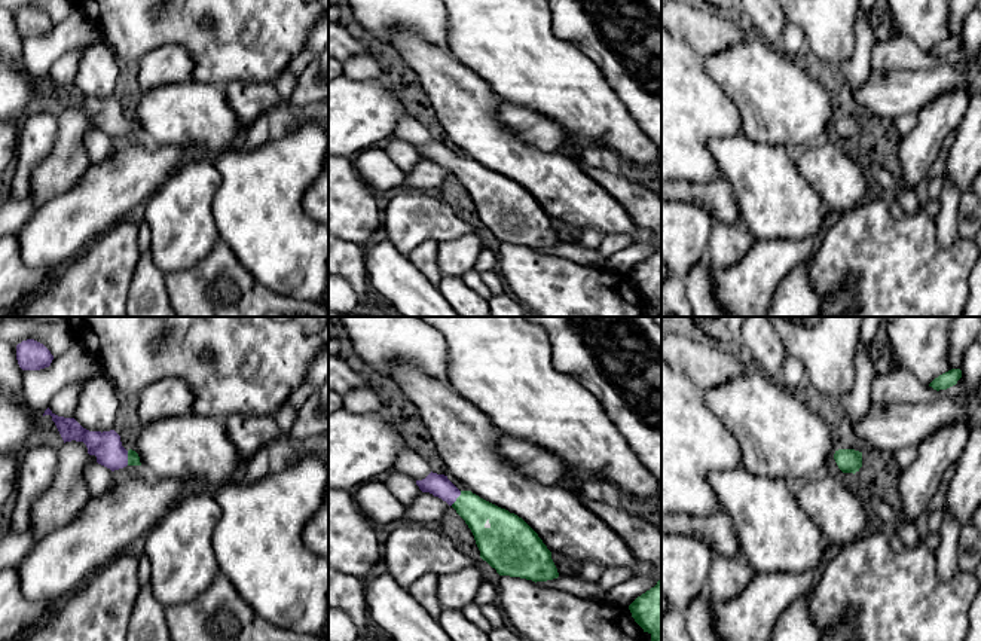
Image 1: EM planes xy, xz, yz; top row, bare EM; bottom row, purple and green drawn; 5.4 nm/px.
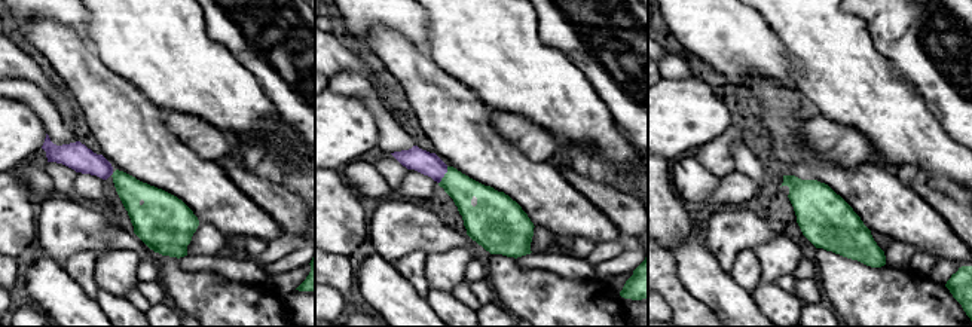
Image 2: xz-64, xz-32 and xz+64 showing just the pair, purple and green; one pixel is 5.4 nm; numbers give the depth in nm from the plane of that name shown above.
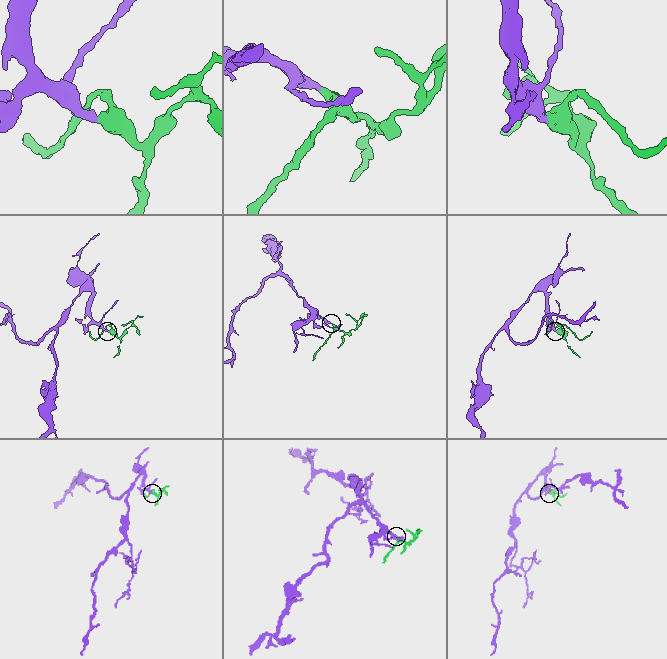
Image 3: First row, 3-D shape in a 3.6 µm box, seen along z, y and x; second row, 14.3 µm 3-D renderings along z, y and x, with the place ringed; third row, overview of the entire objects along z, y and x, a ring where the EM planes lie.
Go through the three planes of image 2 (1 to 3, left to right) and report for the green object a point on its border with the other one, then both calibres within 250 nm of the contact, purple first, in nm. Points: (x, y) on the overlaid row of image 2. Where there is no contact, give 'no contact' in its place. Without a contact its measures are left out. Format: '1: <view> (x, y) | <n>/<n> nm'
1: no contact
2: xz-32 (443, 176) | 130/150 nm
3: no contact

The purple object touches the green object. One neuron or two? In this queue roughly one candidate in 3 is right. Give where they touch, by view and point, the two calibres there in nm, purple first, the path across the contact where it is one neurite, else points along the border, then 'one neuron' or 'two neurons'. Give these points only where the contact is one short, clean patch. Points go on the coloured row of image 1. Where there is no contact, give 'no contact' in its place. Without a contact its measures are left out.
meets purple in xy at (127, 458); 160 nm thick on the purple side, 60 nm on the other; runs through xy (107, 448), (116, 457), (127, 458), (133, 457); one neuron

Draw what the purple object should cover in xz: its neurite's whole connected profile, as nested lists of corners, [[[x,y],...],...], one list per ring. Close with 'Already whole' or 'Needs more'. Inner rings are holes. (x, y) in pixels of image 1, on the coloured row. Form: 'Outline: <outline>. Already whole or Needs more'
Outline: [[[430,473],[416,480],[422,492],[430,492],[452,506],[471,529],[480,558],[486,561],[499,576],[520,577],[532,582],[547,582],[559,577],[551,559],[551,552],[538,534],[517,515],[501,509],[471,491],[459,491],[444,474]]]. Needs more

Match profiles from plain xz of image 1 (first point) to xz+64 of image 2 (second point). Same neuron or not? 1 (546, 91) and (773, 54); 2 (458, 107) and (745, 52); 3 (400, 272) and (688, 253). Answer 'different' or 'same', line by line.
1: different
2: different
3: same

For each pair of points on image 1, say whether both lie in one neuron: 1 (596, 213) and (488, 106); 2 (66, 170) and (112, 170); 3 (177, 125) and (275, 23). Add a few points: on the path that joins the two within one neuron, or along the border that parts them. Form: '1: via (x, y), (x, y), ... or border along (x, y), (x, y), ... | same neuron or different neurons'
1: via (565, 191), (553, 179), (529, 167), (500, 137) | same neuron
2: border along (91, 164), (61, 194) | different neurons
3: border along (192, 79), (210, 82), (222, 88) | different neurons

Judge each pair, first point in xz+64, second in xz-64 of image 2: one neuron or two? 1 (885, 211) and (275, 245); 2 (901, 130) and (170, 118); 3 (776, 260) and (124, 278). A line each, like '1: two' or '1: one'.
1: two
2: two
3: one

